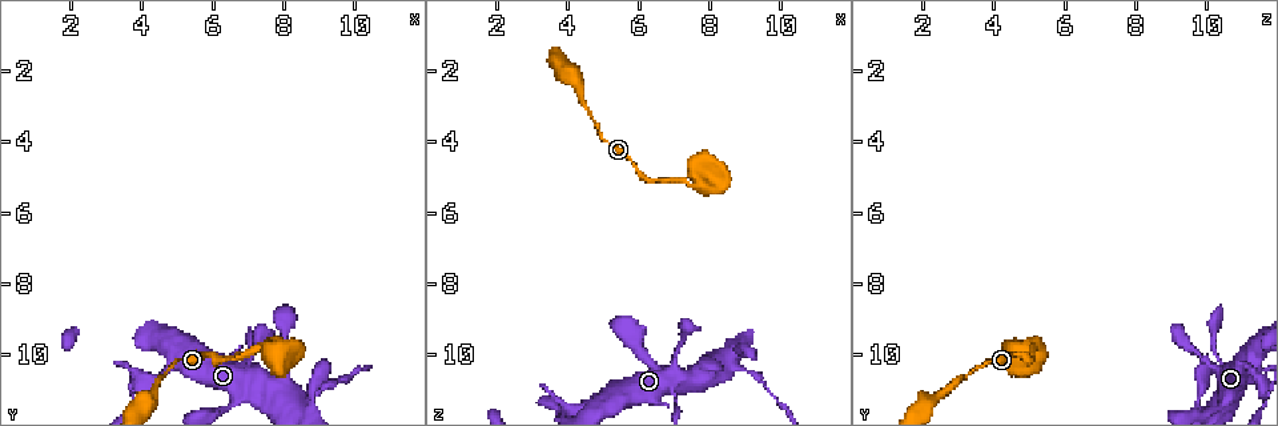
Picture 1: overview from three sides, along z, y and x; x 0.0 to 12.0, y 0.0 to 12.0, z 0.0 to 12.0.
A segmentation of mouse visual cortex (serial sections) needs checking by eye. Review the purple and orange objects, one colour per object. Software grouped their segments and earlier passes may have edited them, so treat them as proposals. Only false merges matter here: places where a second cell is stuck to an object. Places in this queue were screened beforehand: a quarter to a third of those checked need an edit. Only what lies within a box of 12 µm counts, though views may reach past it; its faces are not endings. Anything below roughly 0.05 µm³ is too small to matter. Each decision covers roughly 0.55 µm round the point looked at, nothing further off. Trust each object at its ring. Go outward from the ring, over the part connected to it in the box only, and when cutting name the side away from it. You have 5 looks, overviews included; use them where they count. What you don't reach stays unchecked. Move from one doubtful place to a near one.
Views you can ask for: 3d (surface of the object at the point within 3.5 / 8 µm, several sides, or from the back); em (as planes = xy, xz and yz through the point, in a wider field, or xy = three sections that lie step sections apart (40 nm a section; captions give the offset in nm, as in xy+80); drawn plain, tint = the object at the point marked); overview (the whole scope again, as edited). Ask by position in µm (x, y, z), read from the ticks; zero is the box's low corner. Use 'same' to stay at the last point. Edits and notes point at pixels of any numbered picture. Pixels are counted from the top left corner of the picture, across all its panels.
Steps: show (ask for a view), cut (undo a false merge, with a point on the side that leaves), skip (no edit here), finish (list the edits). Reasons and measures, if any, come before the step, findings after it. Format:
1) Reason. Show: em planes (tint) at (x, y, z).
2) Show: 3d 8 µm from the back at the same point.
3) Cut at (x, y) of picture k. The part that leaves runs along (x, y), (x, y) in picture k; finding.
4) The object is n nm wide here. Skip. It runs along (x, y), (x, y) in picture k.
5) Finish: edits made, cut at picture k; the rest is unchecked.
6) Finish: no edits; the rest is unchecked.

Abrupt turn. Show: 3d 8 µm at (7.8, 10.0, 5.2).

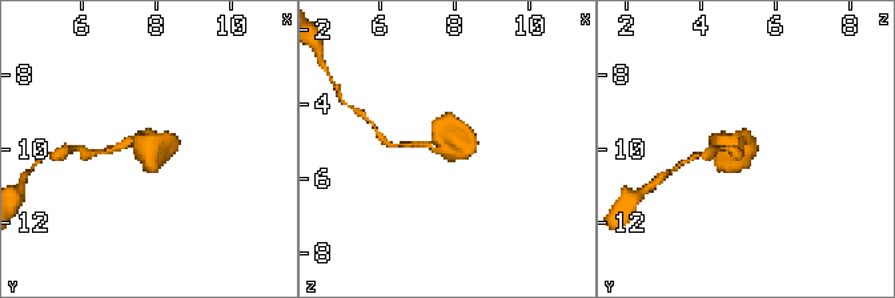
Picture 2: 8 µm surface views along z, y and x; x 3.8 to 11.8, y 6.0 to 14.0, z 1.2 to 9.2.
Need the tissue. Show: em xy step 1 (tint) at (7.8, 9.9, 5.1).

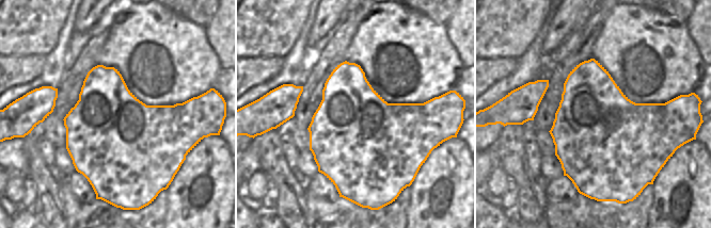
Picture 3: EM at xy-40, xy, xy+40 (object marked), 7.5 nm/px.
Skip. It runs along (414, 144), (441, 150), (460, 124) in picture 2; one cell here.

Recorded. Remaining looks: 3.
Narrows sharply. Show: 3d 3.5 µm at (9.6, 10.7, 10.8).

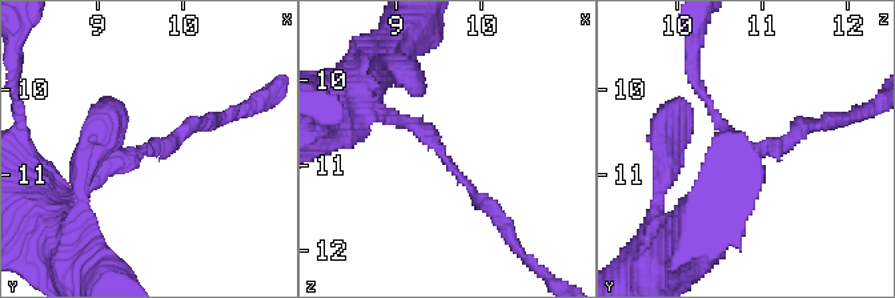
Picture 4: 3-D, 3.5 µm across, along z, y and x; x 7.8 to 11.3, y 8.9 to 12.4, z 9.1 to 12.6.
Cut at (173, 145) of picture 4. The part that leaves runs along (143, 147), (220, 123) in picture 4; two cells meet here.

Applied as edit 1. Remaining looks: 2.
Finish: edits made, cut at picture 4; the rest is unchecked.

